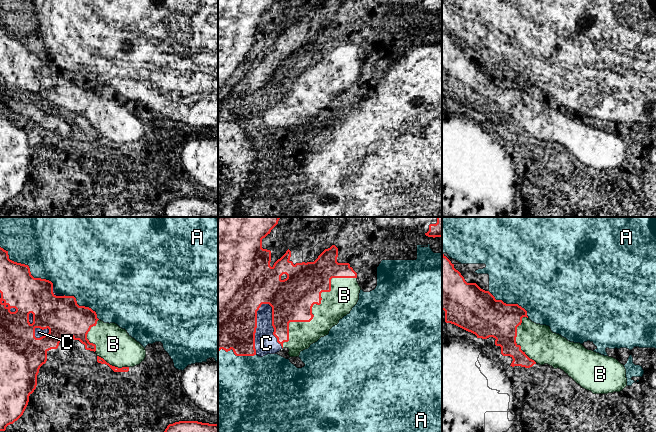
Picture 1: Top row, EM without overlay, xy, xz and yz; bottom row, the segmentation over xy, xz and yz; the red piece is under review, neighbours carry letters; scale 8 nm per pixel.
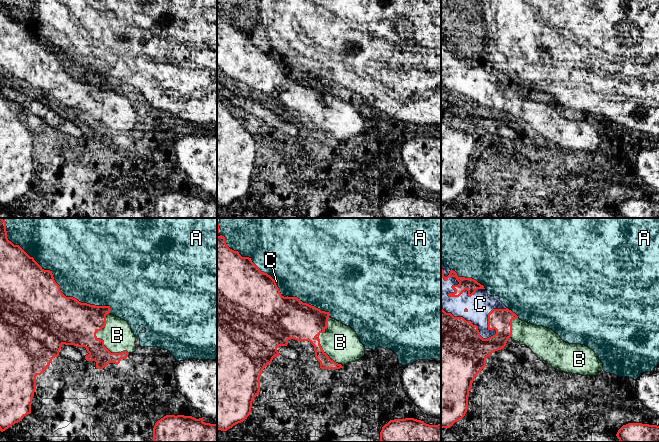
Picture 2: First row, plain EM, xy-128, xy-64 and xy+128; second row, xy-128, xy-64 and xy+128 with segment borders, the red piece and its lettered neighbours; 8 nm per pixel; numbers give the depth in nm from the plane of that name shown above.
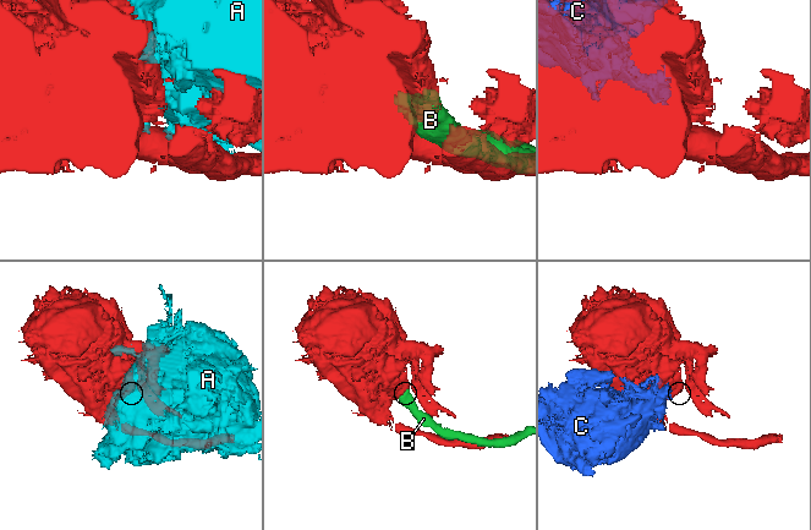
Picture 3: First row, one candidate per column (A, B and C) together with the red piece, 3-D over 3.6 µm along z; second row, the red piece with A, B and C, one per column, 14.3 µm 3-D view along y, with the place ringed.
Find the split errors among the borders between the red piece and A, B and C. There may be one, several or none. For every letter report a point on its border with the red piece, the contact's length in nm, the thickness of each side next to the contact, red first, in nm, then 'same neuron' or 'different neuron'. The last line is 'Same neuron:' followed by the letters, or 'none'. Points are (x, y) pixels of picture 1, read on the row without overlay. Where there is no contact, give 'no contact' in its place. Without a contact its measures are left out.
A: contact xy (27, 41); length 550 nm; calibres 300 and 460 nm; different neuron
B: contact xz (313, 80); length 800 nm; calibres 340 and 240 nm; different neuron
C: contact xz (256, 102); length 420 nm; calibres 500 and 180 nm; different neuron
Same neuron: none

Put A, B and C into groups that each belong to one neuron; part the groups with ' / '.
A / B C

